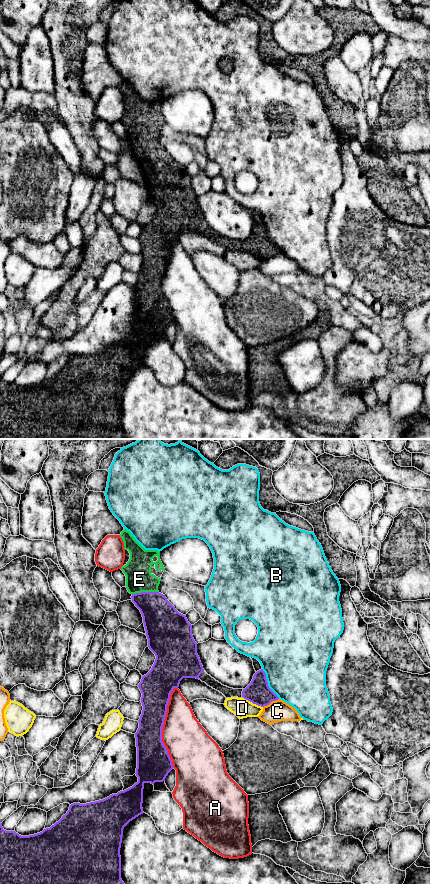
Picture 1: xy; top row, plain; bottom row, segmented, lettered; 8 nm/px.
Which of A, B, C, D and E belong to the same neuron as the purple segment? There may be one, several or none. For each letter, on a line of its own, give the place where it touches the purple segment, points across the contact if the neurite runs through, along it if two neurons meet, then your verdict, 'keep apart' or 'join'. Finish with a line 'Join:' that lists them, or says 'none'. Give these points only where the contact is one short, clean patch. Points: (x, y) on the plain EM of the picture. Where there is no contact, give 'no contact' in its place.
A: contact xy (162, 278); keep apart
B: contact xy (267, 236); keep apart
C: contact xy (270, 254); keep apart
D: contact xy (253, 255); keep apart
E: contact xy (145, 144); way xy (160, 170), (145, 144), (139, 131); join
Join: E

